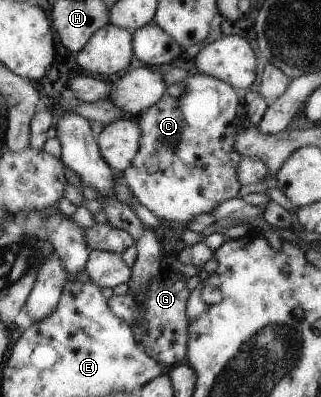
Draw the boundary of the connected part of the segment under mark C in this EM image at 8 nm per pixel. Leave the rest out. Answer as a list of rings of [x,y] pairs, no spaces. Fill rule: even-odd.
[[[189,74],[183,81],[169,85],[166,87],[163,96],[155,104],[143,110],[137,117],[135,117],[138,129],[140,130],[140,137],[138,142],[137,152],[133,155],[129,166],[123,170],[122,177],[124,178],[127,187],[131,194],[137,199],[141,206],[145,207],[151,214],[161,220],[177,223],[187,223],[191,221],[196,215],[203,213],[210,213],[217,207],[230,198],[235,198],[240,189],[239,181],[237,180],[236,168],[239,161],[242,159],[240,154],[234,149],[234,142],[238,129],[234,127],[233,120],[237,115],[237,105],[239,104],[239,95],[237,91],[233,90],[229,85],[224,82],[218,81],[213,77],[206,74]]]

